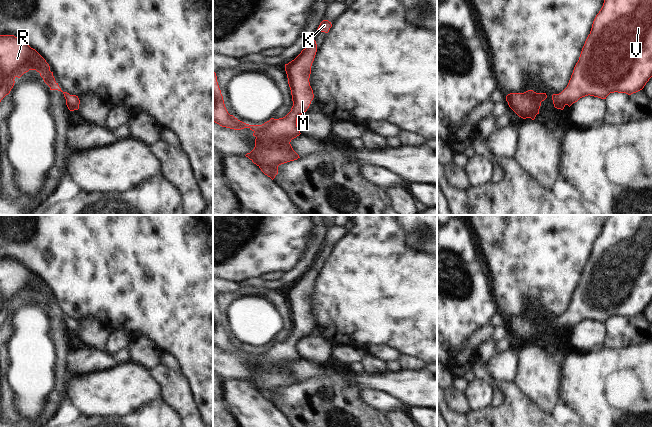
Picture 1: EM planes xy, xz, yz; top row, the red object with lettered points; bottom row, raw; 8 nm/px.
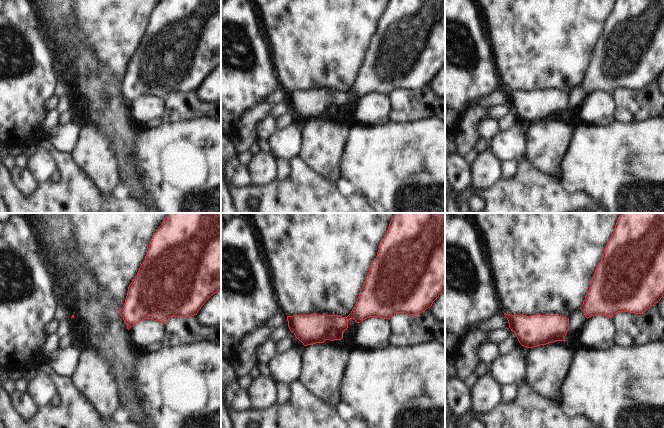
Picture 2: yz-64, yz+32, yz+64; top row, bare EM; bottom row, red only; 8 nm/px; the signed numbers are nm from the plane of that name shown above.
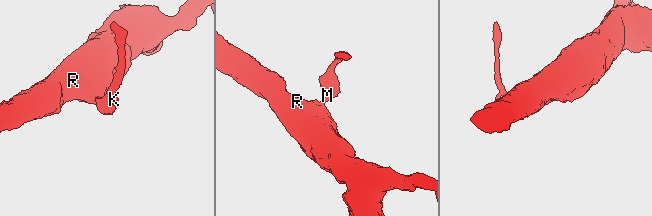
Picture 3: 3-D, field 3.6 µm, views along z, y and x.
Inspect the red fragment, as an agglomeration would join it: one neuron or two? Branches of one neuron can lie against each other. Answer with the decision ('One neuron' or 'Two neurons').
One neuron.

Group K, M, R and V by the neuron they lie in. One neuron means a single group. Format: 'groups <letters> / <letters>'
groups K M R V

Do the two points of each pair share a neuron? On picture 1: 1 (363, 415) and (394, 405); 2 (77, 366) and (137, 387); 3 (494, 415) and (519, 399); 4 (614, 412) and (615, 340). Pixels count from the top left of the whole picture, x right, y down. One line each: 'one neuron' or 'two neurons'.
1: two neurons
2: two neurons
3: one neuron
4: two neurons

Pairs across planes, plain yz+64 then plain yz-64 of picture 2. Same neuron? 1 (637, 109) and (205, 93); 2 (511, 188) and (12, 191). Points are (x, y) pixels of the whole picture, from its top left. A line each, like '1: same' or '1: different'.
1: different
2: same

